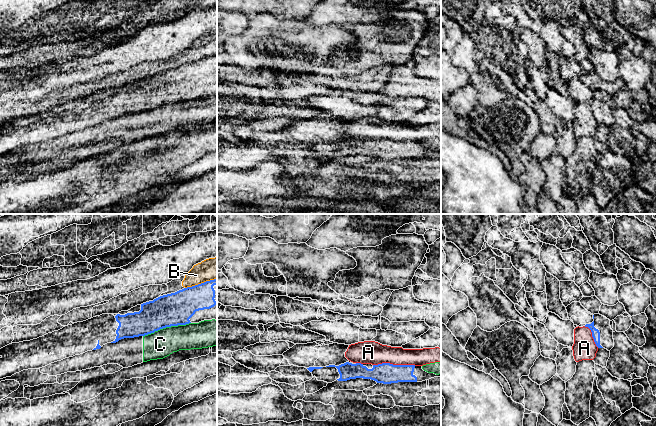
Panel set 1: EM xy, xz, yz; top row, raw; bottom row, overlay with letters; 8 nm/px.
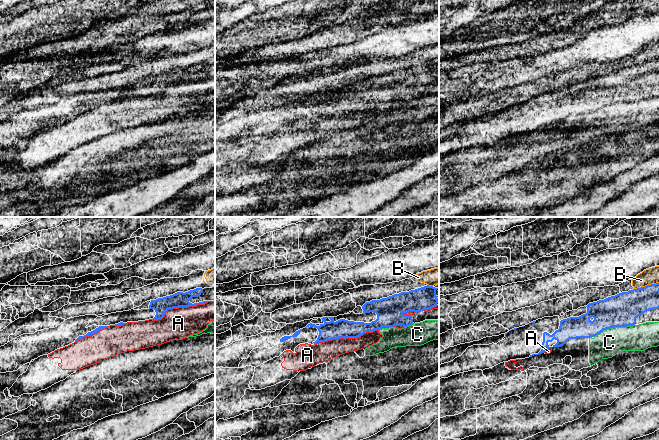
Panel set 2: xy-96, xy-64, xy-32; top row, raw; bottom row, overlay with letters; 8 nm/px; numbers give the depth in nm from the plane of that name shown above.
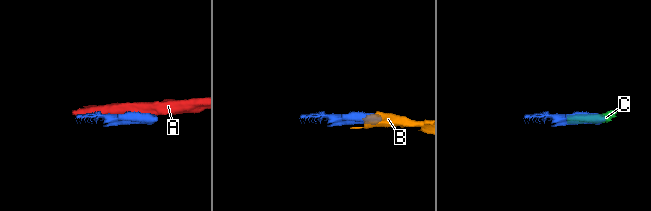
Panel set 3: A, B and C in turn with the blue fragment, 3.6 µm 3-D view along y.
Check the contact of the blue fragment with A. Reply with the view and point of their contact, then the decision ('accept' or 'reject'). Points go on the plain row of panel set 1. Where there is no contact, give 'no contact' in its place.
xz (394, 141) | reject

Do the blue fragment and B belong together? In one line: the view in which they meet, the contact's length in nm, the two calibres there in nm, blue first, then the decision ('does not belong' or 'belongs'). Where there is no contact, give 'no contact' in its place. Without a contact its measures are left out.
xy | 260 nm | 240/180 nm | does not belong

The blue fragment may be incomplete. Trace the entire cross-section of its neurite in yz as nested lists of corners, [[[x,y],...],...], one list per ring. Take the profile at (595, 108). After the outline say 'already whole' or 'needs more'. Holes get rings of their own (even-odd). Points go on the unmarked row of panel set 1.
[[[600,90],[593,91],[594,97],[586,100],[592,108],[592,113],[598,124],[605,124],[610,127],[614,123],[613,106],[610,96]]]; needs more

